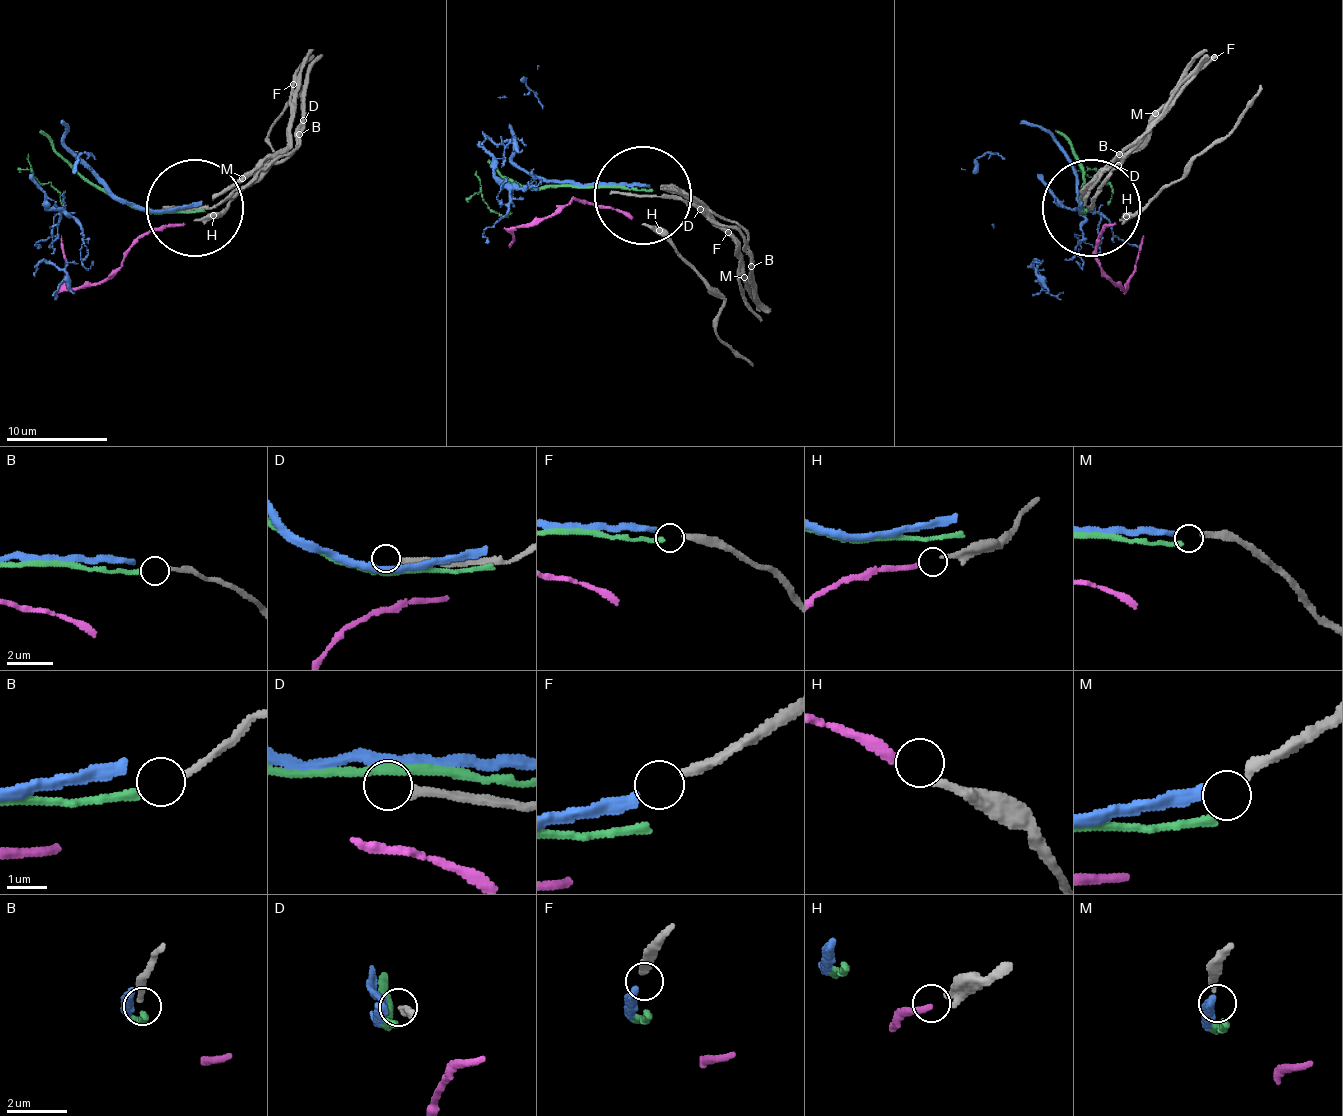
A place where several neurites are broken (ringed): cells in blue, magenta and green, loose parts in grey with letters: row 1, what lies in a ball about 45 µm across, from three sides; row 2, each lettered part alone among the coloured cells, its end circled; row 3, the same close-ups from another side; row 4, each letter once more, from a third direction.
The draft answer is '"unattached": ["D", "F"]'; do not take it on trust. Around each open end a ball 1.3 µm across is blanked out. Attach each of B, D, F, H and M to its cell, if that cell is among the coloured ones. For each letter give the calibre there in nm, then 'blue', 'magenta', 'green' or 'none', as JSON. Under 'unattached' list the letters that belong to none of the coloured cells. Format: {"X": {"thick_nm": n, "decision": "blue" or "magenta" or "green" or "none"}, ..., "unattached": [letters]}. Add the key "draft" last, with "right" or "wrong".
{"B": {"thick_nm": 160, "decision": "green"}, "D": {"thick_nm": 240, "decision": "none"}, "F": {"thick_nm": 280, "decision": "none"}, "H": {"thick_nm": 190, "decision": "magenta"}, "M": {"thick_nm": 240, "decision": "blue"}, "unattached": ["D", "F"], "draft": "right"}

